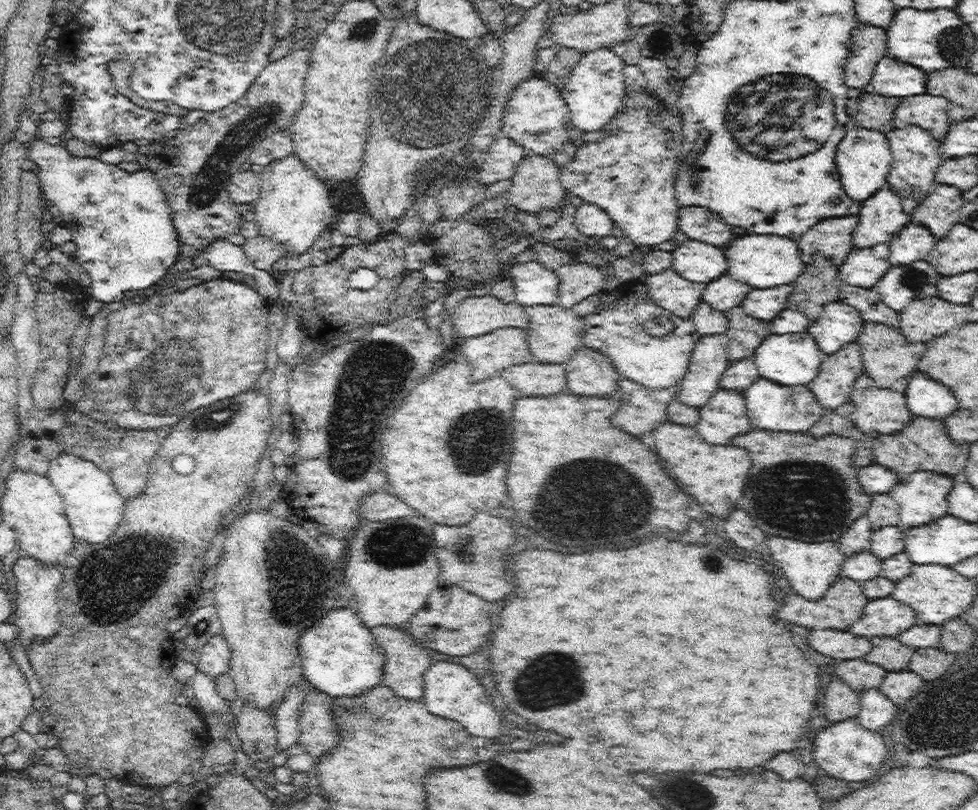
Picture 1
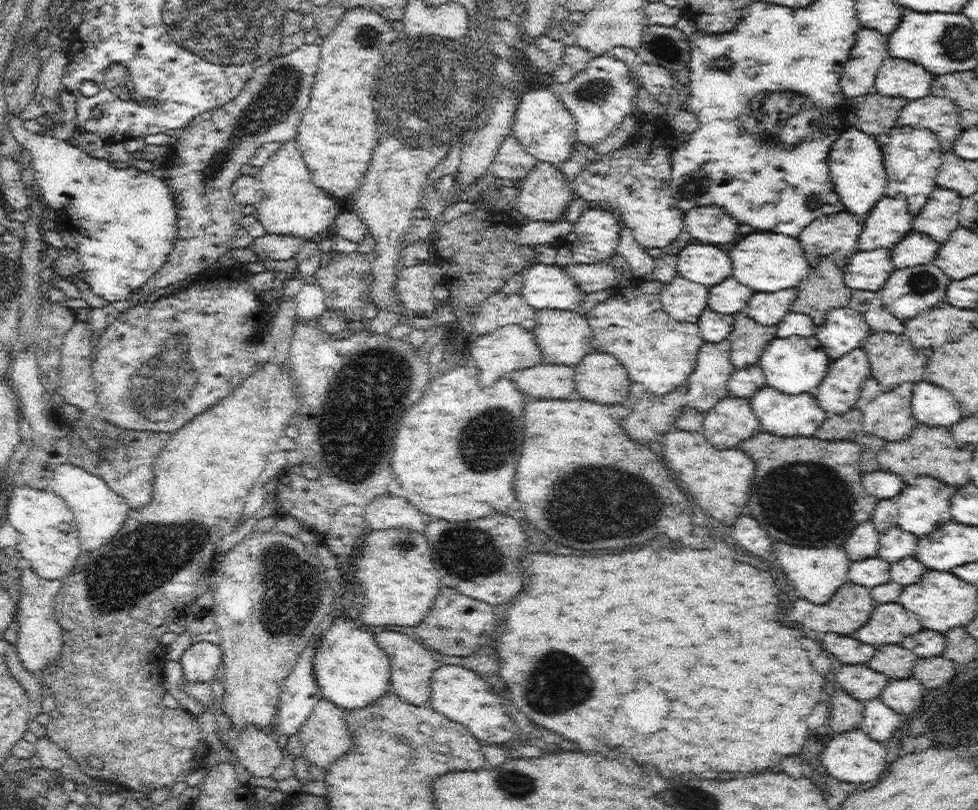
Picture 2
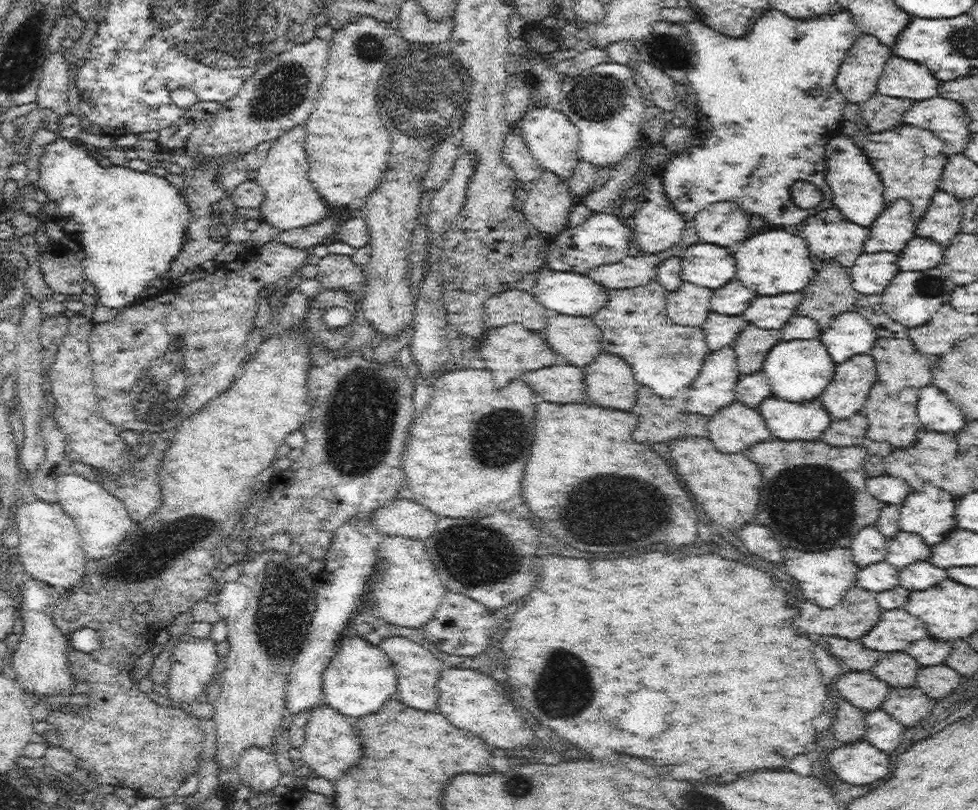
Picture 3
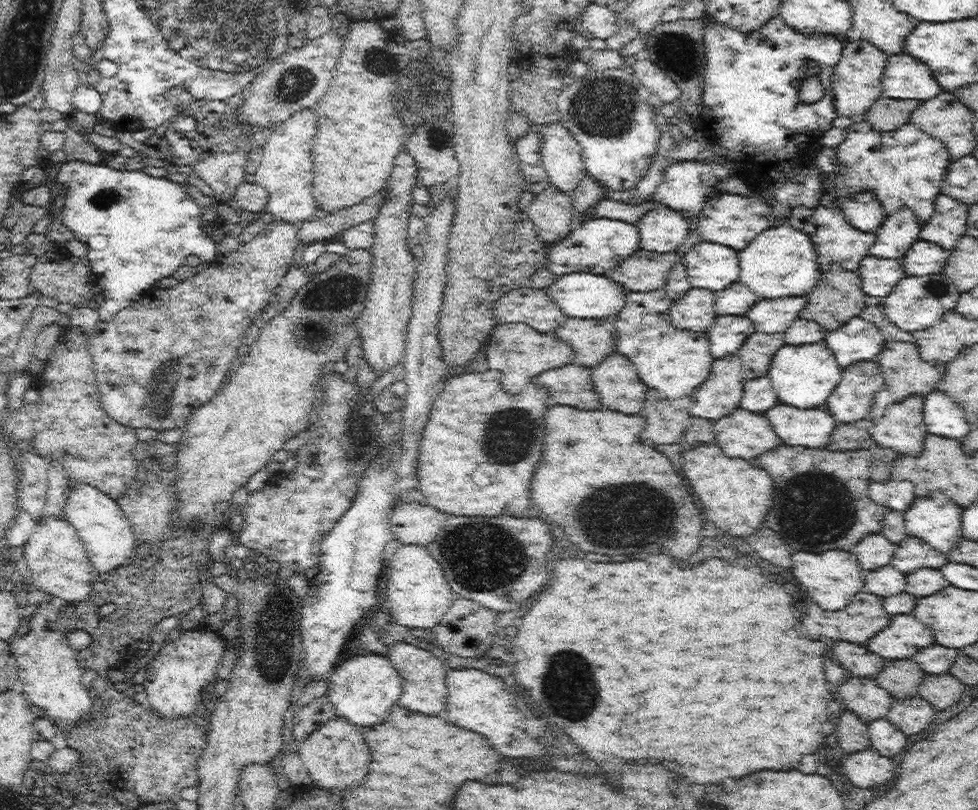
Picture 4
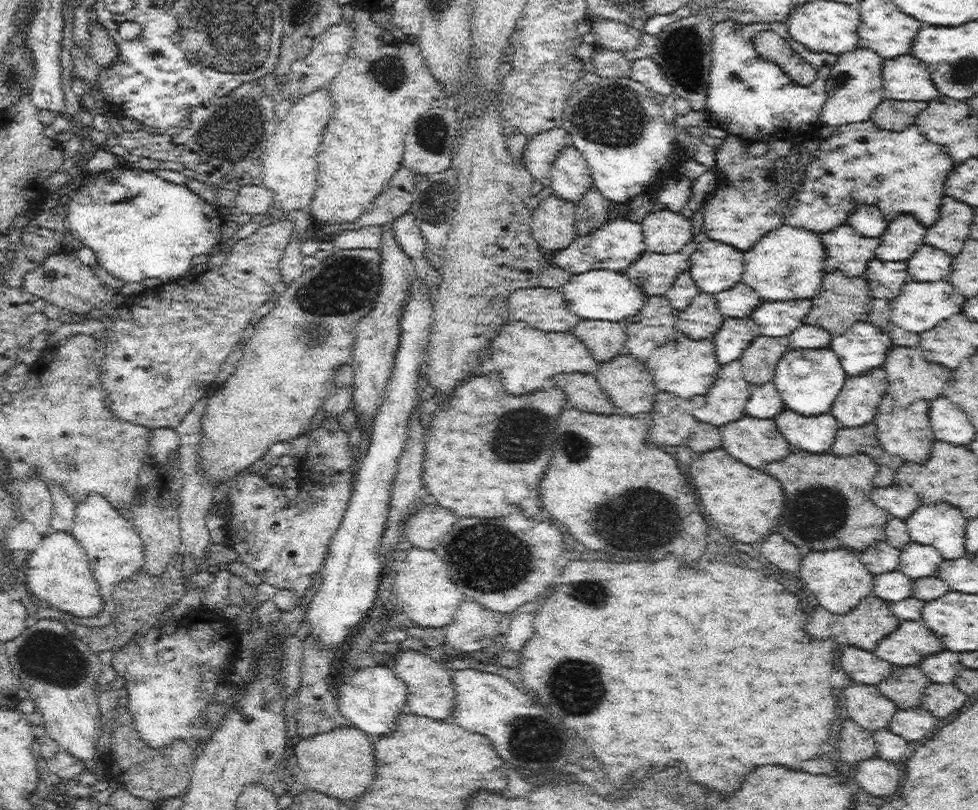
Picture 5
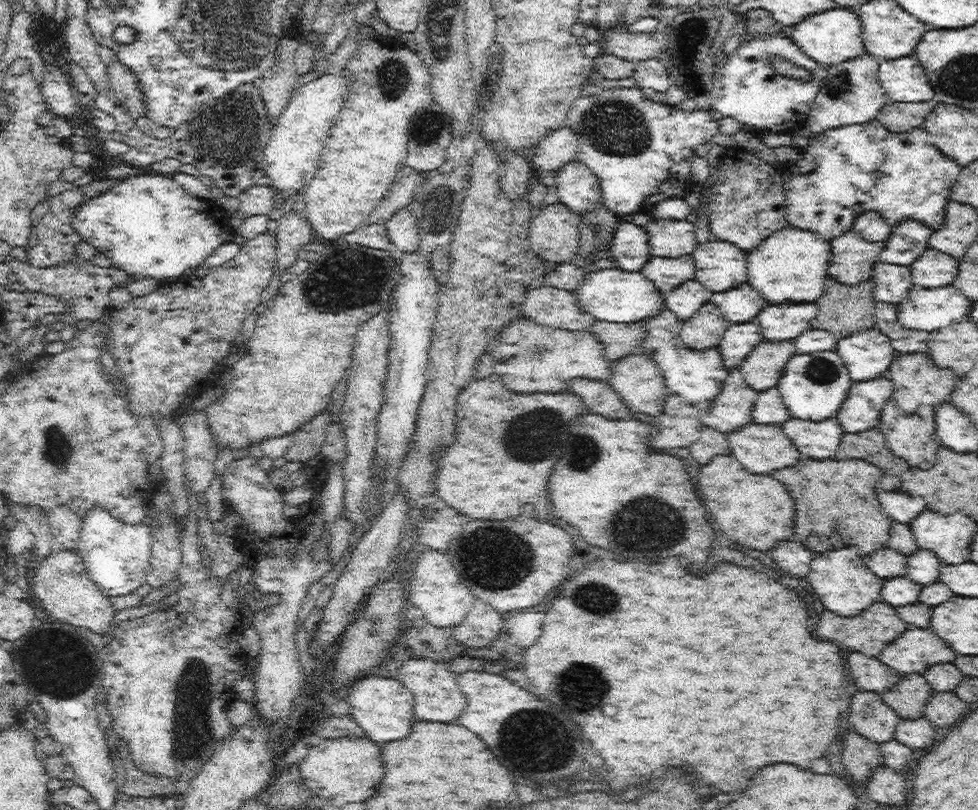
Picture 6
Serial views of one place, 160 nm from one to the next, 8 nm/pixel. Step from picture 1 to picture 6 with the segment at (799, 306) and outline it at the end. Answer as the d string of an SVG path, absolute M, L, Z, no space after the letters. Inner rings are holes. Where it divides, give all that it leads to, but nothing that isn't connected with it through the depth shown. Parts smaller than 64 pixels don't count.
M830 278L824 288L824 294L816 302L820 308L820 314L812 322L812 328L827 330L838 340L848 338L864 329L873 329L877 312L877 301L873 297L874 289L875 284L871 280L860 282L854 286L844 286L844 284L838 284L836 280Z

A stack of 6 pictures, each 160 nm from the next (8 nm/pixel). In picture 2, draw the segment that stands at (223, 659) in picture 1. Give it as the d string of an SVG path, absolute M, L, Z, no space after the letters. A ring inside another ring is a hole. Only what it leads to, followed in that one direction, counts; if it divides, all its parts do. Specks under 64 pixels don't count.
M201 641L191 644L179 662L187 682L212 682L223 667L223 652L212 642Z

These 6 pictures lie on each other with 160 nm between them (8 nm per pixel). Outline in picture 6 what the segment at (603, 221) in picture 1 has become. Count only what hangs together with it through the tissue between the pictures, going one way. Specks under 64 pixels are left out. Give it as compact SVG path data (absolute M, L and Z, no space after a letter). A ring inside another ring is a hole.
M620 222L615 233L613 253L619 267L630 272L642 271L652 257L646 230L634 223Z

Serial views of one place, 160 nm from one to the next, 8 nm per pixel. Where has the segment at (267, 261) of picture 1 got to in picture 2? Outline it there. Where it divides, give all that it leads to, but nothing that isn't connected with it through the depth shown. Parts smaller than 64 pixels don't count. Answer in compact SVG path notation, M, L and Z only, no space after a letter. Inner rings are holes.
M267 233L266 236L254 239L249 248L259 259L286 260L294 257L294 254L308 241L302 237Z

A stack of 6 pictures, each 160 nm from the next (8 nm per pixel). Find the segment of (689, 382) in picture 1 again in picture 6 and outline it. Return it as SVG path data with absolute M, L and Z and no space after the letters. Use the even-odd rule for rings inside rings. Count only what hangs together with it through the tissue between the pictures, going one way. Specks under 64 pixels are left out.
M738 368L732 369L718 398L707 405L701 424L720 432L735 433L753 422L752 411L758 395L746 384Z

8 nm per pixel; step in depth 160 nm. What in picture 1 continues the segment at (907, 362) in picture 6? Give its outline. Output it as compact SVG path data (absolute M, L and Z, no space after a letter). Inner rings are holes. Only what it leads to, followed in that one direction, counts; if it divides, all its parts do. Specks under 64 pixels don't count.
M865 321L862 332L856 337L860 345L863 370L879 387L892 387L898 378L906 376L910 378L912 372L916 372L920 358L924 356L924 342L910 344L899 326L888 326L884 323Z

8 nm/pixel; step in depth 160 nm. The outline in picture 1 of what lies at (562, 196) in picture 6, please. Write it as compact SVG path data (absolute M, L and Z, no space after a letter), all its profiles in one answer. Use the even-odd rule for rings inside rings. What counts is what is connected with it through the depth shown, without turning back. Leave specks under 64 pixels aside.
M542 76L528 77L520 81L510 93L502 119L501 135L511 138L524 147L528 153L540 156L554 156L569 142L568 126L571 126L571 114L561 89Z

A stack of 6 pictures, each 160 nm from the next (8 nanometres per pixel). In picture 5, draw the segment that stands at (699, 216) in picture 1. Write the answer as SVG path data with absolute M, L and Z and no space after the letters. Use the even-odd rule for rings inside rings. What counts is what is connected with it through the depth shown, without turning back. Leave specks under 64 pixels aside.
M728 134L725 142L715 152L717 190L704 203L704 232L712 240L732 244L740 250L752 248L764 234L782 226L785 222L786 200L778 194L774 162L795 150L796 141L774 141L766 154L752 156L746 149L745 141L737 135Z

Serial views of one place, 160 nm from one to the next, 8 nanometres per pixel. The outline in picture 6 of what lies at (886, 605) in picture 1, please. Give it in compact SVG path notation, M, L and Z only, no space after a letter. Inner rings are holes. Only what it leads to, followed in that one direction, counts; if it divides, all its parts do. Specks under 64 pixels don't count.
M907 630L877 658L902 676L926 673L934 665L953 663L958 653L946 646L932 630Z

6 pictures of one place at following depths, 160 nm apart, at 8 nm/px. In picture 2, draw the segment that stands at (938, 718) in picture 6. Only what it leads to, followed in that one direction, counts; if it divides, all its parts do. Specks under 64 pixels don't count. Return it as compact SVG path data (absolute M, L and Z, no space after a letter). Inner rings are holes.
M942 655L936 658L919 658L913 668L913 678L930 690L949 683L956 676L956 664L952 660L943 658Z

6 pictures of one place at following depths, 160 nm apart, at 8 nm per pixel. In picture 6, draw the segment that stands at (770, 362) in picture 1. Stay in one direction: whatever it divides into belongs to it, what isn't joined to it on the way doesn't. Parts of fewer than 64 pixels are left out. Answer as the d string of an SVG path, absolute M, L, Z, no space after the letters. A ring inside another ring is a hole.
M832 350L810 354L796 353L788 362L782 380L776 387L794 418L822 422L837 416L853 384L854 381L840 355Z

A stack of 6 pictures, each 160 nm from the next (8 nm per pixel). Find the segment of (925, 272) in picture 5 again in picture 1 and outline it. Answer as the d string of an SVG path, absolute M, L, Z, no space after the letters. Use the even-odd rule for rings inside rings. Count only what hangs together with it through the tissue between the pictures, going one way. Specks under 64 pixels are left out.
M908 224L908 228L889 243L888 260L892 266L926 260L936 244L936 237L924 226Z

